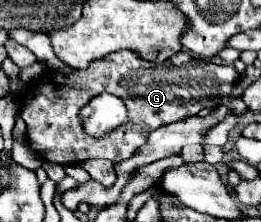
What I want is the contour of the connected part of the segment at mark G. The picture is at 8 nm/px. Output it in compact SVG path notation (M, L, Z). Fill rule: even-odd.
M121 50L113 52L113 56L105 56L105 60L93 60L89 68L73 70L67 76L51 70L33 84L33 90L27 88L21 98L19 116L27 124L29 146L47 162L61 166L85 162L91 158L121 162L131 158L155 128L199 114L203 100L215 102L217 98L231 94L237 80L239 74L233 66L221 66L205 60L189 60L179 68L171 66L169 60L147 66L147 62L141 60L135 52ZM101 92L111 92L125 102L129 110L129 124L113 130L103 138L91 138L83 132L77 114L83 104Z

